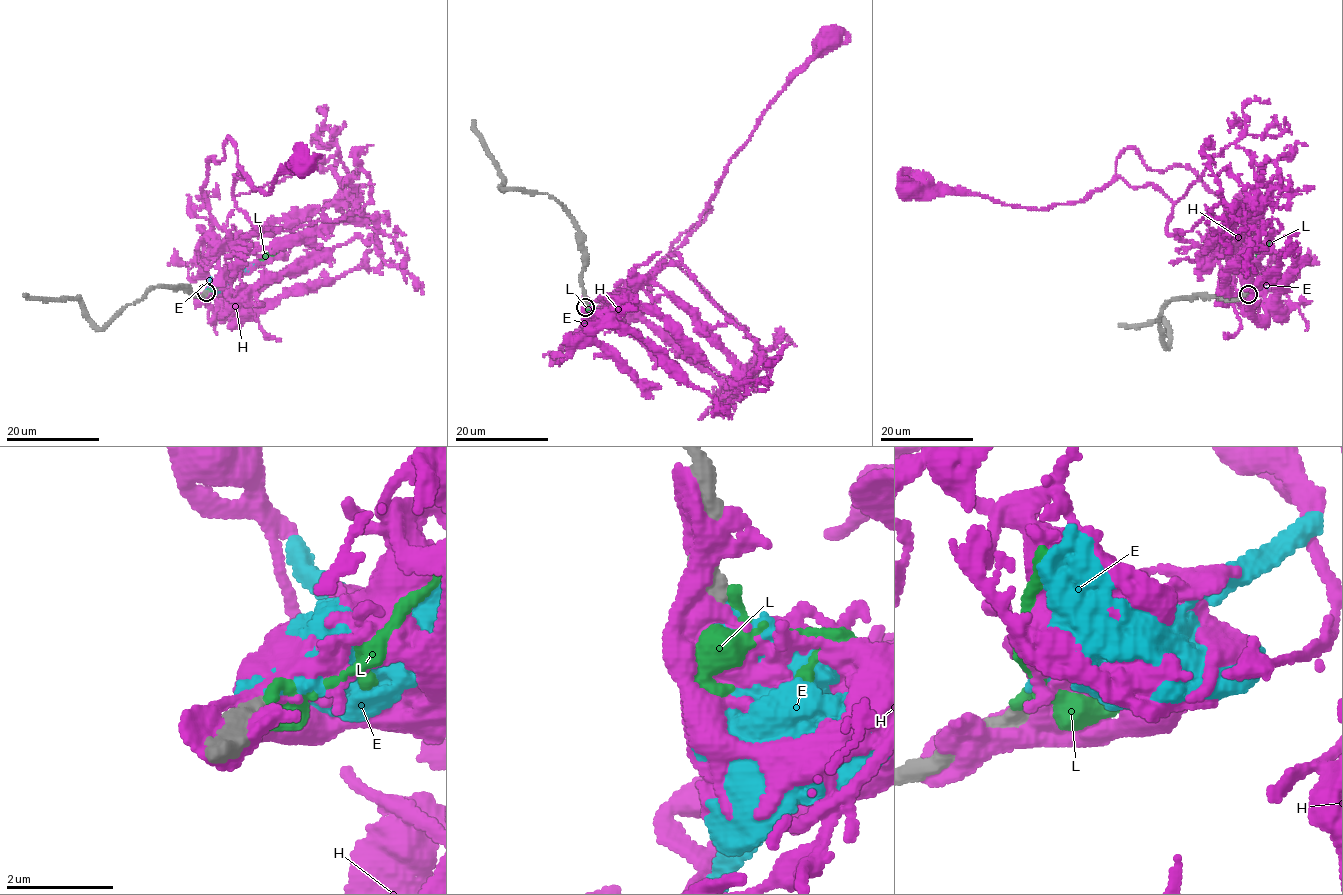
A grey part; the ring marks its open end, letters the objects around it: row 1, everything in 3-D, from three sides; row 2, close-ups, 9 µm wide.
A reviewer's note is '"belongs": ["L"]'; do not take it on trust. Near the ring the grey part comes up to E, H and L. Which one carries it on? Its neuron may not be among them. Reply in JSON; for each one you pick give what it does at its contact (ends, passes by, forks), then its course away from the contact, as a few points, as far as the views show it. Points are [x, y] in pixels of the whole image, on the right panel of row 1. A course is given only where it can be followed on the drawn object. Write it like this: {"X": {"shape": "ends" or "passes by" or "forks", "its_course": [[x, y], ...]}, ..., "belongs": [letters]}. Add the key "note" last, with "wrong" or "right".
{"E": {"shape": "ends", "its_course": [[1247, 294], [1256, 260]]}, "belongs": ["E"], "note": "wrong"}

